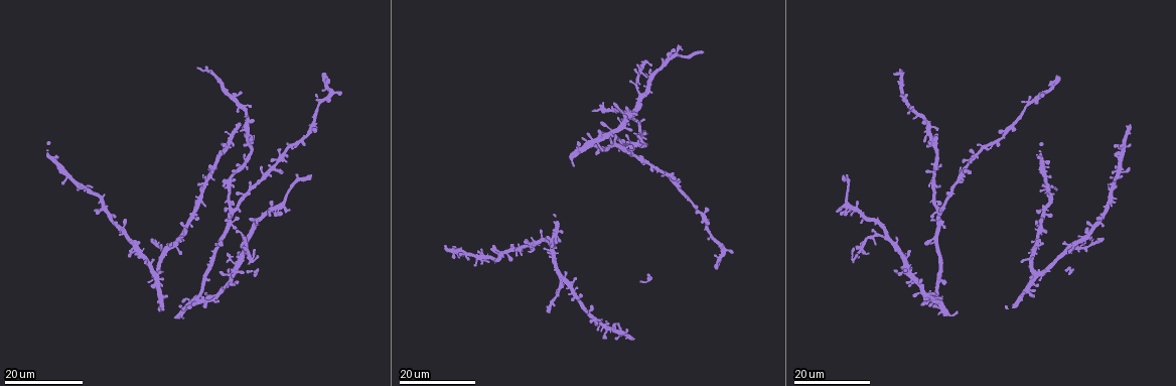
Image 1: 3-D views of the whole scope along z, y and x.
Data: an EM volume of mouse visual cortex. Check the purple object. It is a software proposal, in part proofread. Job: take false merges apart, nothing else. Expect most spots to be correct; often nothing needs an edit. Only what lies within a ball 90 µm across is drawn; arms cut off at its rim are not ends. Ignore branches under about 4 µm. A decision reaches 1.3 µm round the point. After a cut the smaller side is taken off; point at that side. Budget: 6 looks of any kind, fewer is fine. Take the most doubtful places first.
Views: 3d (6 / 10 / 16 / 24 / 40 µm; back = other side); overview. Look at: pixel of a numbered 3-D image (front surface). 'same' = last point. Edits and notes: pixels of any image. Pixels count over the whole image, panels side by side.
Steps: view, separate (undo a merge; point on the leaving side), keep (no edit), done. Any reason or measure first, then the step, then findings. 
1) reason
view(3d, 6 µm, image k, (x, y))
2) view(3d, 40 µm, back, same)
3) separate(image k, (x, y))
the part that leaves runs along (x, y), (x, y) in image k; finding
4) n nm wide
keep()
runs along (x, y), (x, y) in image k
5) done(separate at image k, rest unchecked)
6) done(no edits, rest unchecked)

arms part here
view(3d, 24 µm, image 1, (1073, 243))

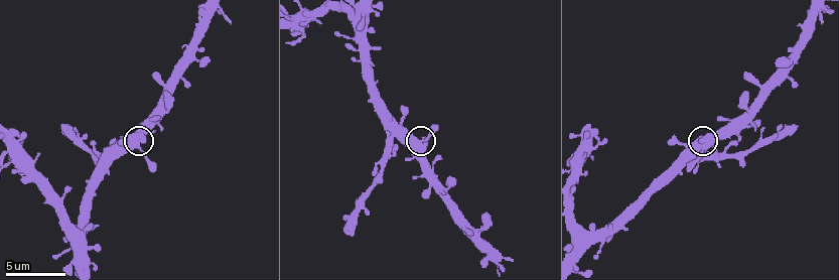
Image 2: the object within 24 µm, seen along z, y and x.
closer look
view(3d, 10 µm, image 2, (419, 144))

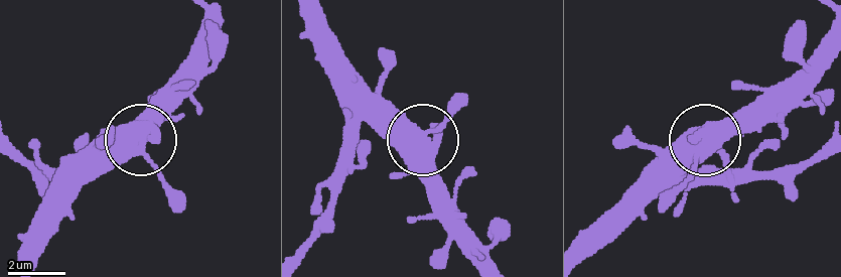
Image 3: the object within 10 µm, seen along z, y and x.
keep()
runs along (582, 257), (702, 146), (697, 163), (664, 196) in image 3; continuous, no second cell

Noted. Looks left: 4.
view(3d, 24 µm, image 1, (248, 237))

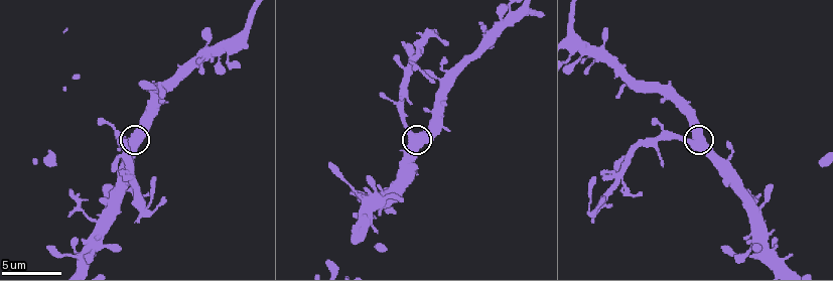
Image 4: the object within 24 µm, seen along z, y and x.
view(3d, 6 µm, image 4, (414, 134))

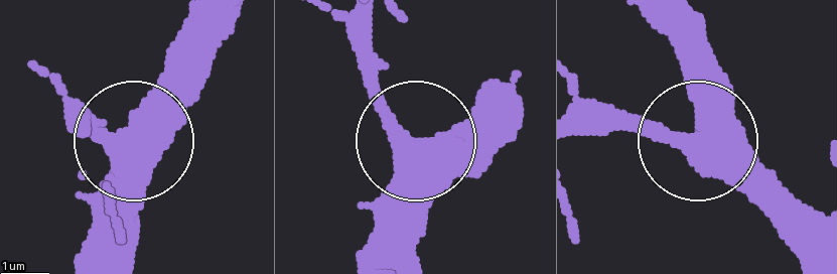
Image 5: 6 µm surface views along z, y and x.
view(3d, 6 µm, back, image 5, (693, 137))

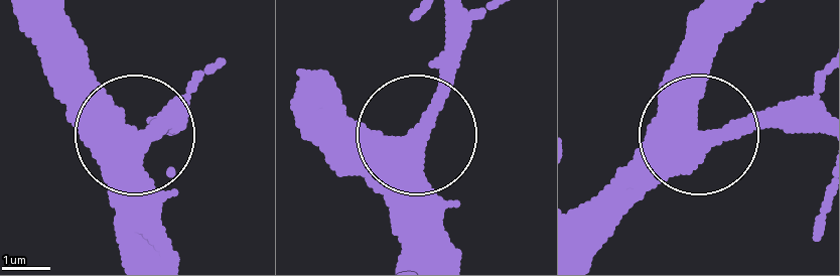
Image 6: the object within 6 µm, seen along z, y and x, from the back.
540 nm wide
keep()
runs along (173, 250), (137, 129), (181, 129) in image 6; one cell here

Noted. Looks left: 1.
done(no edits, rest unchecked)

